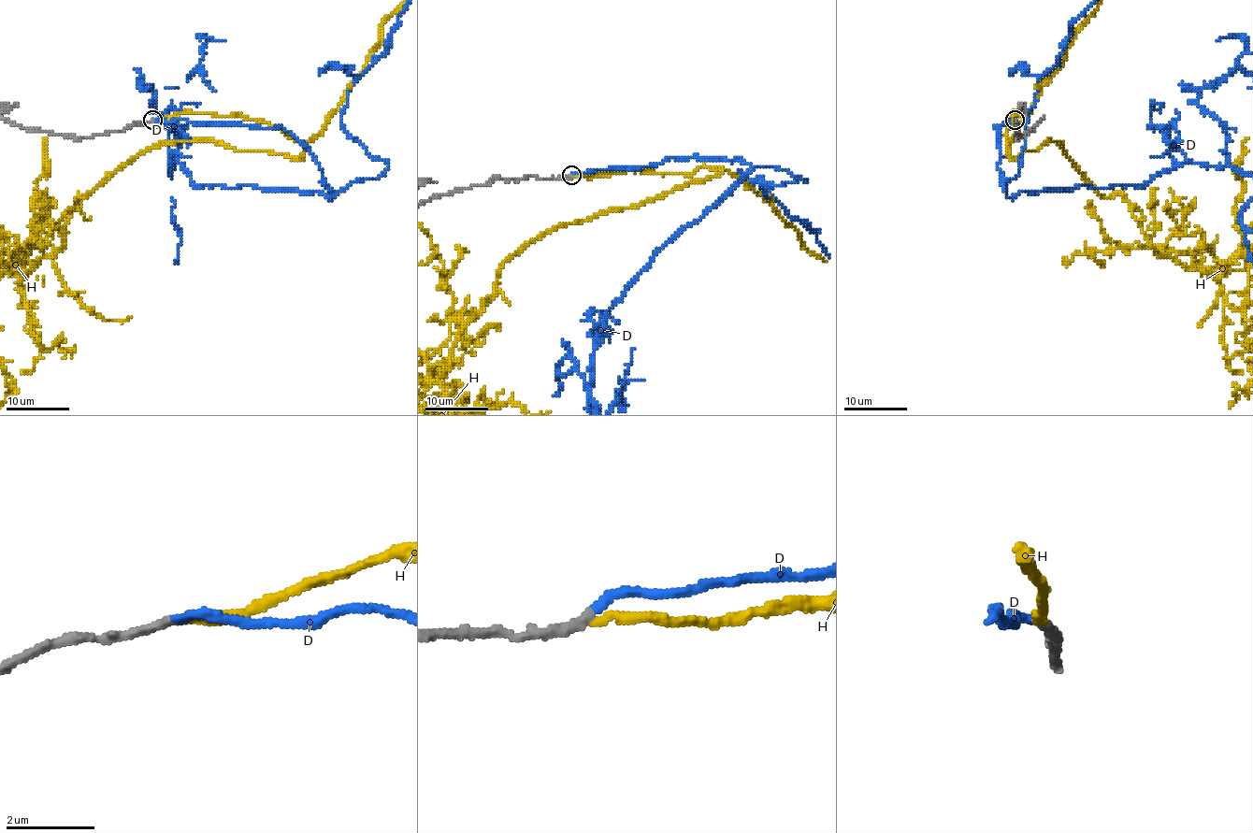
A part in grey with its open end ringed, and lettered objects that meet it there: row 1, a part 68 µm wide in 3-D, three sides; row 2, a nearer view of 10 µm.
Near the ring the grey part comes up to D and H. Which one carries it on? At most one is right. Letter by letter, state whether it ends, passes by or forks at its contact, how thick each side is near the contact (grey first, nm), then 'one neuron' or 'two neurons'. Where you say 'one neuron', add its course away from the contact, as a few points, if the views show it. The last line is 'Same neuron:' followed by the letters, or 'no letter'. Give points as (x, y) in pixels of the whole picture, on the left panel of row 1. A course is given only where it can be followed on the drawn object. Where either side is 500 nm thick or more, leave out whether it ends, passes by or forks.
D: it ends | 240/200 nm | one neuron
H: it ends | 240/170 nm | two neurons
Same neuron: D

